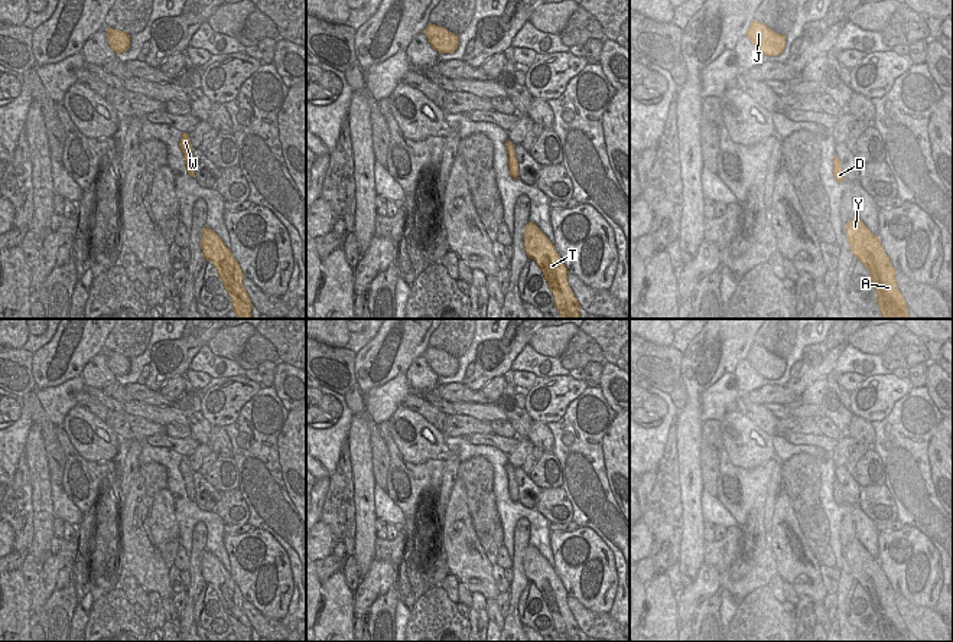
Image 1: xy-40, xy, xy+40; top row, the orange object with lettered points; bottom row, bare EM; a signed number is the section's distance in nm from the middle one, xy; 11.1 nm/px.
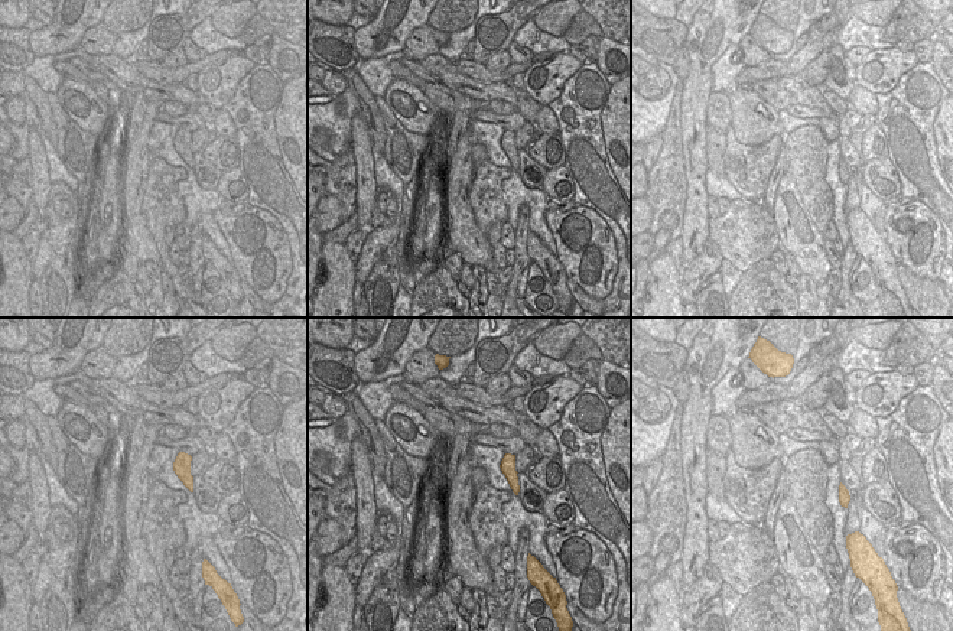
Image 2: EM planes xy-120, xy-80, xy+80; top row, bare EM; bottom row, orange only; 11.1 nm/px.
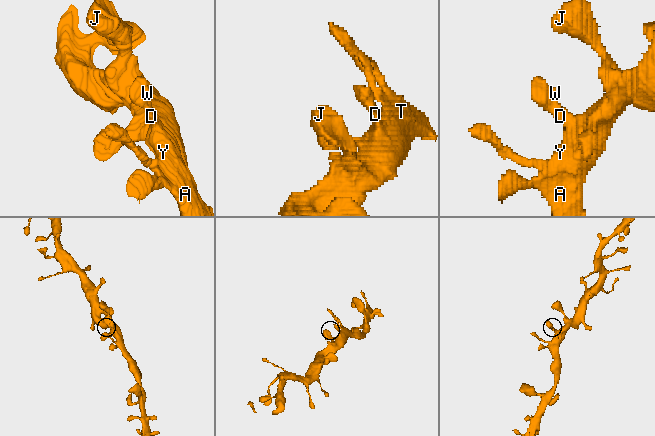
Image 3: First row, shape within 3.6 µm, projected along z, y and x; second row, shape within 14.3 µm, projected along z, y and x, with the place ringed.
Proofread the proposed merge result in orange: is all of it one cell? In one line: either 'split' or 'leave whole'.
leave whole

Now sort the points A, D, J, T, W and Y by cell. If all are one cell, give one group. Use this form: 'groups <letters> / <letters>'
groups A D J T W Y

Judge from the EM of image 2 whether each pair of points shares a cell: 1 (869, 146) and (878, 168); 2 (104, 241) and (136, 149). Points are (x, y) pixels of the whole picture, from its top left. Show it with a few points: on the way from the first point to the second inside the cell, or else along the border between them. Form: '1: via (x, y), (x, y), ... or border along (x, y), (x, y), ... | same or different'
1: border along (887, 156), (865, 162) | different
2: border along (120, 165), (123, 228) | different

